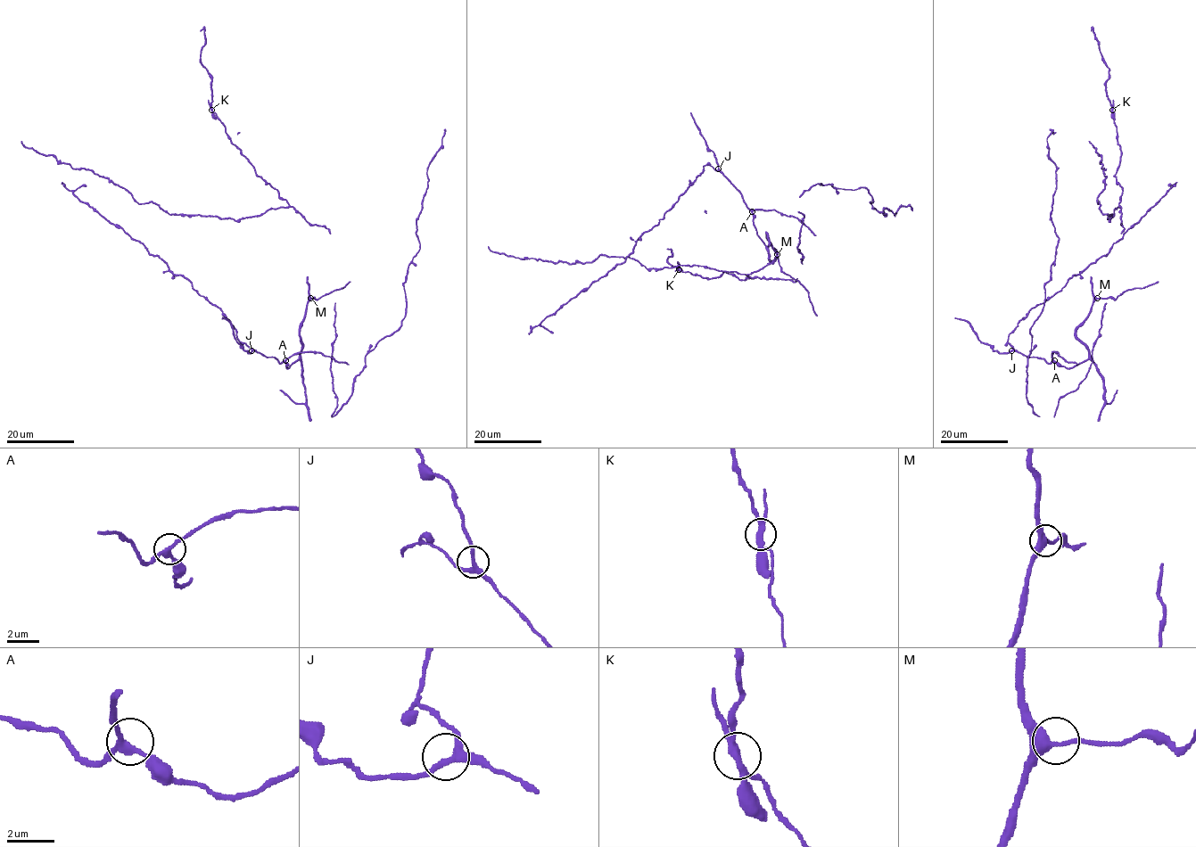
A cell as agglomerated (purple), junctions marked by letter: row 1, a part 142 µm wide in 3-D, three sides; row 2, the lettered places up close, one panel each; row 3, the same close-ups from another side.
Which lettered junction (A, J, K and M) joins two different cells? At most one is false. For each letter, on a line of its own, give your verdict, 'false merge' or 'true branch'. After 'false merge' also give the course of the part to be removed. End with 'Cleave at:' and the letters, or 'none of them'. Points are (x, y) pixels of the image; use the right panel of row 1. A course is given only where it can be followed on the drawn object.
A: true branch
J: true branch
K: false merge; course (1112, 110), (1105, 89), (1109, 68), (1092, 28), (1091, 31)
M: true branch
Cleave at: K

